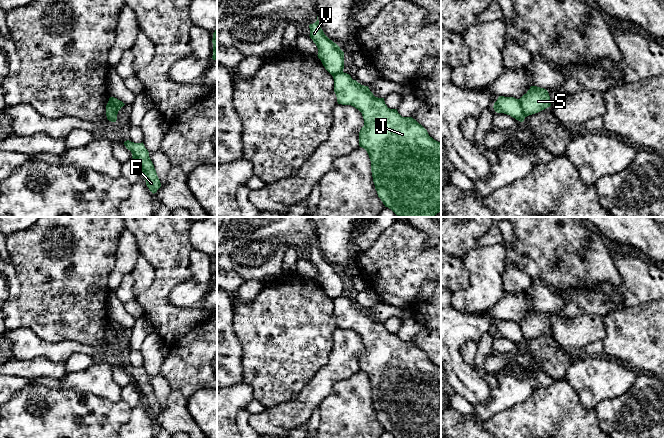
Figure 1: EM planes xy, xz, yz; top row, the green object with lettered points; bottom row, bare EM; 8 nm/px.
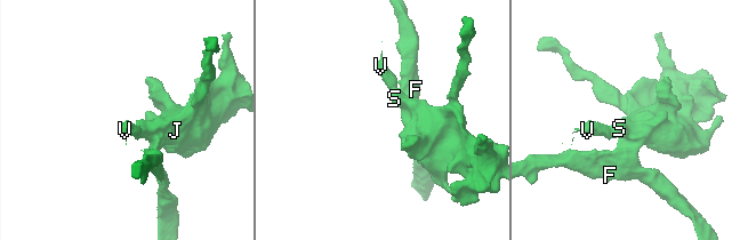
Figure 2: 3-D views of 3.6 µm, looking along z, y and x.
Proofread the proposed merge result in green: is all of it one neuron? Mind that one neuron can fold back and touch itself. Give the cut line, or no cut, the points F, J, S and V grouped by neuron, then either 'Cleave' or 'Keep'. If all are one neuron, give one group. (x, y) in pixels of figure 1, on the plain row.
Split along yz (518, 323), (525, 340). Groups: F J S / V. Cleave

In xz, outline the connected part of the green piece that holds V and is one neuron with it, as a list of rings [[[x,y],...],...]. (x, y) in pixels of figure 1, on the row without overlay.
[[[318,240],[317,245],[309,249],[310,262],[318,272],[318,282],[321,284],[325,293],[332,299],[343,296],[344,276],[340,271],[330,264],[321,253]]]

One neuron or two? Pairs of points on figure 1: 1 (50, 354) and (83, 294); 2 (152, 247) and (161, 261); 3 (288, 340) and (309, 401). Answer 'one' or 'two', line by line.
1: two
2: one
3: two

